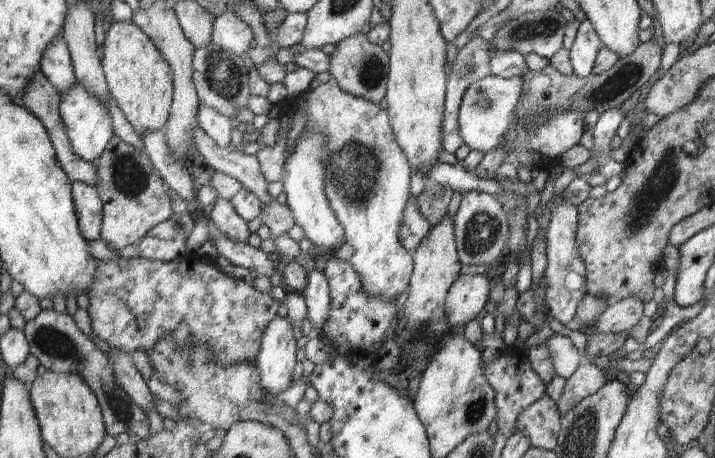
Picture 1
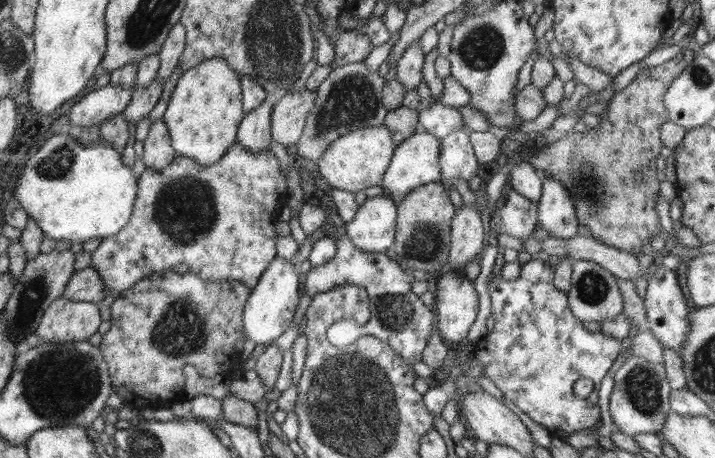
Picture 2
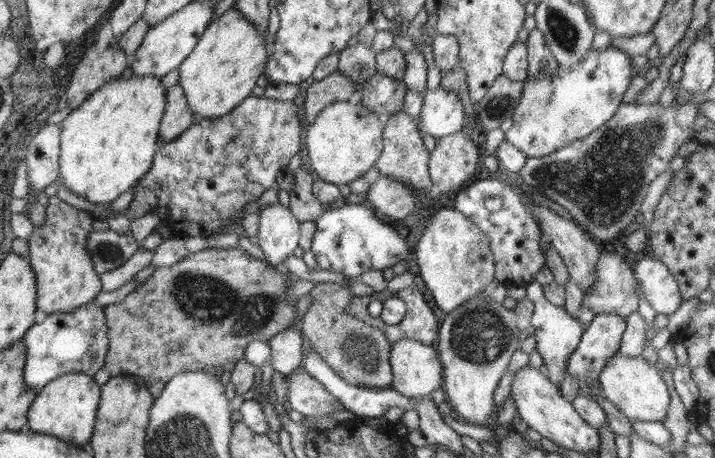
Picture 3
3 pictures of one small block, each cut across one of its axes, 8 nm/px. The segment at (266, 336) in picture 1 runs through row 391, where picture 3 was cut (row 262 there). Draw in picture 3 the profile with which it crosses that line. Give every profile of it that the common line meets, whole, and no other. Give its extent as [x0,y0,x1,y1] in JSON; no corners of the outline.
[258,203,301,268]

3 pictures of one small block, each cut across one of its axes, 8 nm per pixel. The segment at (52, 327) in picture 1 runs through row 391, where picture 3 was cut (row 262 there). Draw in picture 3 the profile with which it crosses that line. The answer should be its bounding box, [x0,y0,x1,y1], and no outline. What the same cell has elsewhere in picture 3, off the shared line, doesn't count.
[86,229,140,275]

